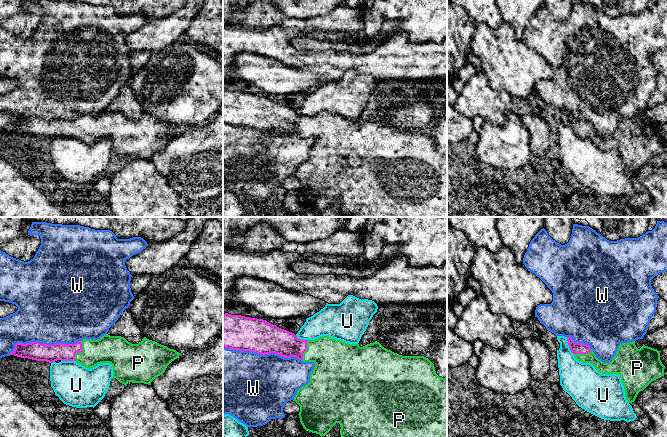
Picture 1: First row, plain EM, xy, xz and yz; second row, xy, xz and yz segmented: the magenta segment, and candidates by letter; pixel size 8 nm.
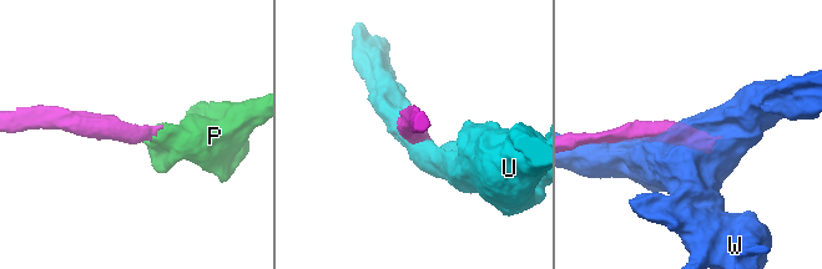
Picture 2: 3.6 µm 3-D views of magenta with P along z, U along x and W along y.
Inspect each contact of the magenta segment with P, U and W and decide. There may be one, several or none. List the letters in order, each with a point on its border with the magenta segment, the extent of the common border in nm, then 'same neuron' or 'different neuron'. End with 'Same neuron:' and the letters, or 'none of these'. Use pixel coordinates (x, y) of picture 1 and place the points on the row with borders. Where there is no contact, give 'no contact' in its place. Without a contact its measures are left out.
P: xy (80, 352) | 170 nm | same neuron
U: yz (569, 346) | 160 nm | different neuron
W: xz (262, 354) | 650 nm | different neuron
Same neuron: P

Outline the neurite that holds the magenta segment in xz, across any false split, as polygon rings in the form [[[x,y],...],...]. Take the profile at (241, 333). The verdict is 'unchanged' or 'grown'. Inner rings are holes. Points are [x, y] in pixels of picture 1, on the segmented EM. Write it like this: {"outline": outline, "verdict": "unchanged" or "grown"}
{"outline": [[[228,313],[223,314],[223,347],[232,350],[251,351],[261,355],[275,353],[285,358],[296,357],[303,362],[315,363],[309,383],[297,391],[293,400],[300,406],[298,415],[306,431],[319,434],[322,437],[336,423],[339,423],[341,437],[447,437],[447,377],[439,377],[436,374],[434,364],[424,356],[402,356],[384,348],[377,341],[360,347],[359,344],[345,343],[328,336],[322,336],[315,340],[301,340],[294,333],[281,329],[266,320]]], "verdict": "grown"}

